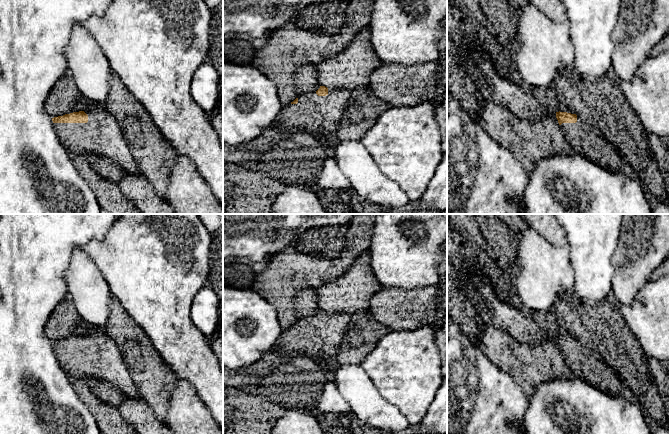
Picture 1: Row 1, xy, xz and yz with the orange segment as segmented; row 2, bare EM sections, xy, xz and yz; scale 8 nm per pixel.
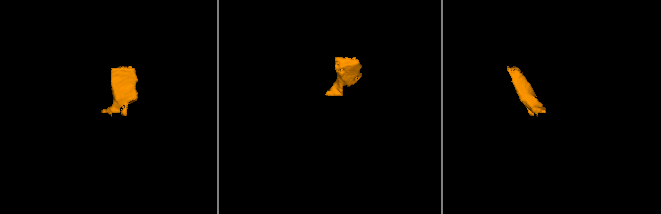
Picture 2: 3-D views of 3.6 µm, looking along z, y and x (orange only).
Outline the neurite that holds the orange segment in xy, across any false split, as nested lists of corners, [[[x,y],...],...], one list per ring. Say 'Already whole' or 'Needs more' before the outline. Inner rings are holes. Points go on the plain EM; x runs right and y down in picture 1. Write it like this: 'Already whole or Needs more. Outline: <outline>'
Needs more. Outline: [[[85,325],[84,334],[52,342],[55,357],[68,377],[109,381],[128,397],[137,397],[123,355],[103,328]]]

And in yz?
Needs more. Outline: [[[559,335],[556,336],[556,342],[573,376],[608,395],[625,398],[634,404],[638,402],[637,397],[617,373],[598,355],[581,345],[576,338]]]

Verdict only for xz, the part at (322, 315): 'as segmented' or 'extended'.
extended

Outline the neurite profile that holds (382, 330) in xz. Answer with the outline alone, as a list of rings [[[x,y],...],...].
[[[359,310],[349,316],[349,322],[336,360],[341,364],[361,364],[377,342],[391,329],[379,323],[369,310]]]

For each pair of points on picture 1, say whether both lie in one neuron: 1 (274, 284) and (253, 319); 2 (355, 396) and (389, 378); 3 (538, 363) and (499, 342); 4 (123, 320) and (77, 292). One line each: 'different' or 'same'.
1: different
2: different
3: same
4: different

